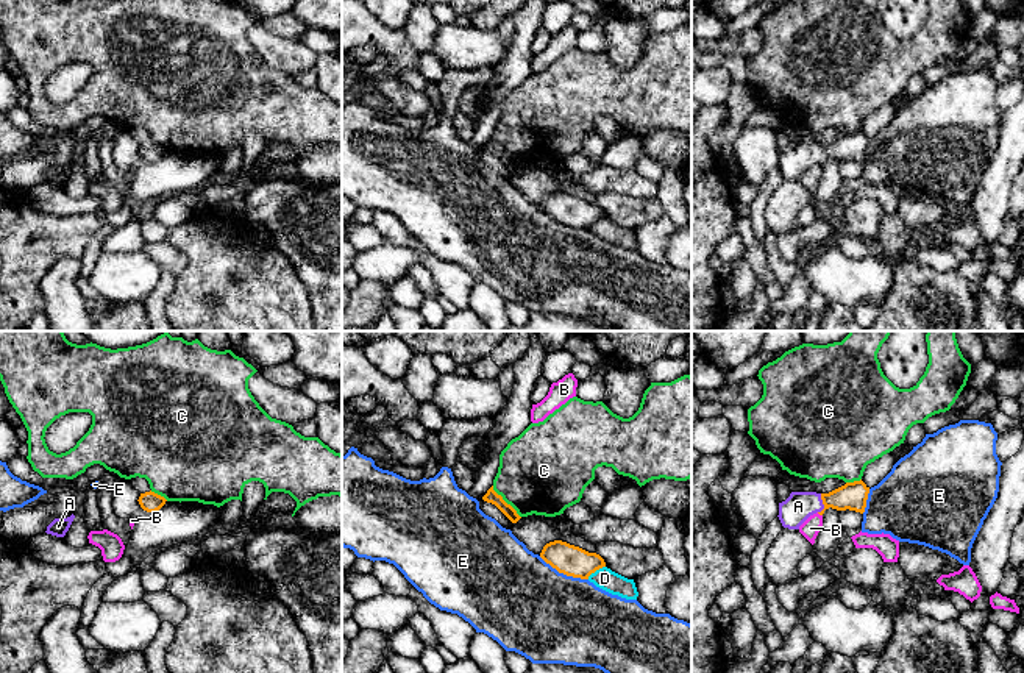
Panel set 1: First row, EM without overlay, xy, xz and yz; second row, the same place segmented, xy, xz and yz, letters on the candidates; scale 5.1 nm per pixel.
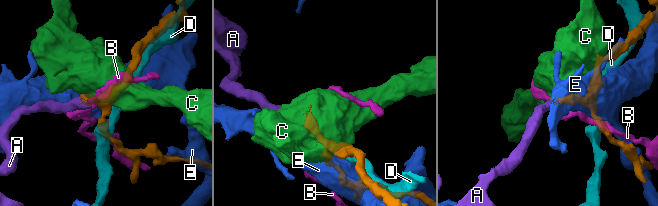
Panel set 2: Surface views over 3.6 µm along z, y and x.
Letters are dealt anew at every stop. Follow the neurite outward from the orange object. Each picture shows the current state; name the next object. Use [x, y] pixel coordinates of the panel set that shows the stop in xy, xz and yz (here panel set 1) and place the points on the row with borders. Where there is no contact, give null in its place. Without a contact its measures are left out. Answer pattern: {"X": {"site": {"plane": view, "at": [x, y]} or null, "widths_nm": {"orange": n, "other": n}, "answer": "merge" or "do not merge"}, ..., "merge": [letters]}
{"A": {"site": {"plane": "yz", "at": [823, 503]}, "widths_nm": {"orange": 140, "other": 150}, "answer": "merge"}, "B": {"site": {"plane": "yz", "at": [820, 514]}, "widths_nm": {"orange": 140, "other": 90}, "answer": "do not merge"}, "C": {"site": {"plane": "xz", "at": [504, 502]}, "widths_nm": {"orange": 70, "other": 440}, "answer": "do not merge"}, "D": {"site": {"plane": "xz", "at": [595, 570]}, "widths_nm": {"orange": 160, "other": 110}, "answer": "do not merge"}, "E": {"site": {"plane": "xz", "at": [564, 573]}, "widths_nm": {"orange": 160, "other": 480}, "answer": "do not merge"}, "merge": ["A"]}

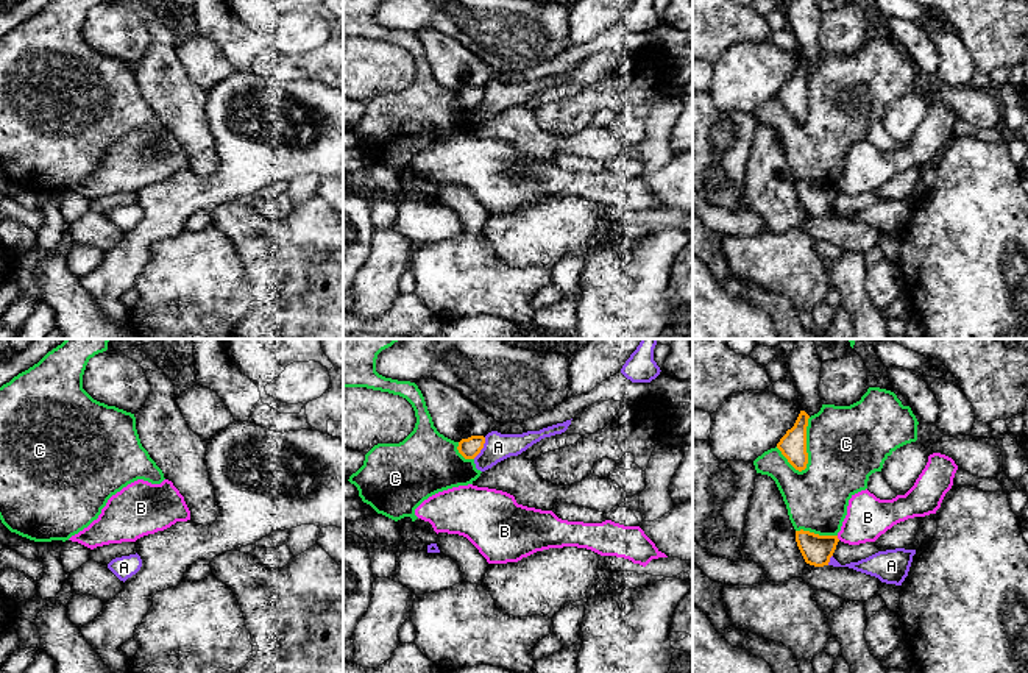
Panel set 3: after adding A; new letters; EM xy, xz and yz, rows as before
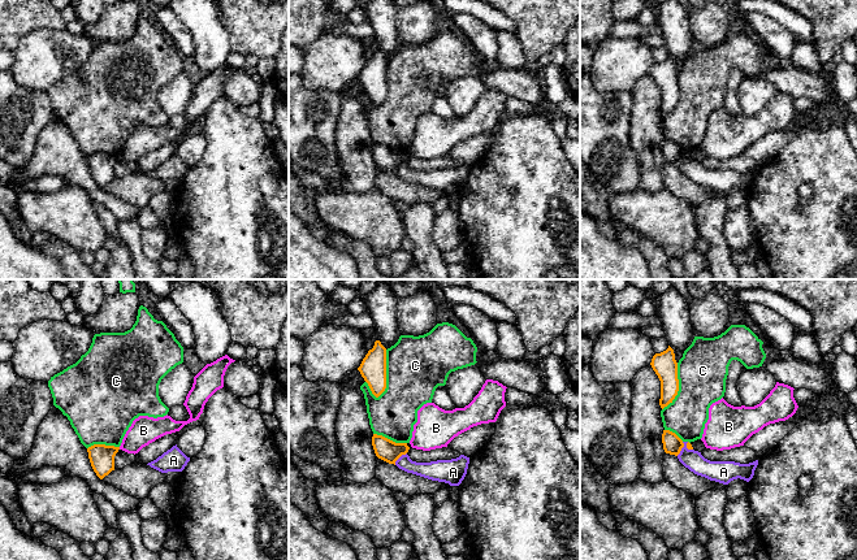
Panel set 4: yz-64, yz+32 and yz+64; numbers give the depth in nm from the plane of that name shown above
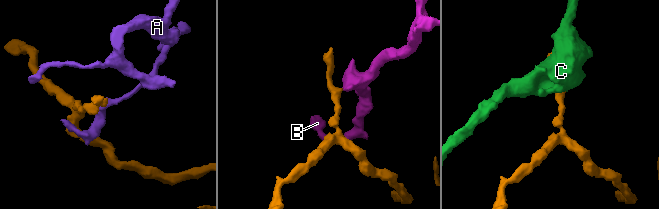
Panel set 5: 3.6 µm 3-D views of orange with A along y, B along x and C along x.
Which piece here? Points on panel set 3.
{"A": {"site": {"plane": "xz", "at": [482, 447]}, "widths_nm": {"orange": 100, "other": 140}, "answer": "do not merge"}, "B": {"site": {"plane": "yz", "at": [836, 537]}, "widths_nm": {"orange": 160, "other": 220}, "answer": "do not merge"}, "C": {"site": {"plane": "yz", "at": [805, 445]}, "widths_nm": {"orange": 140, "other": 400}, "answer": "do not merge"}, "merge": []}

